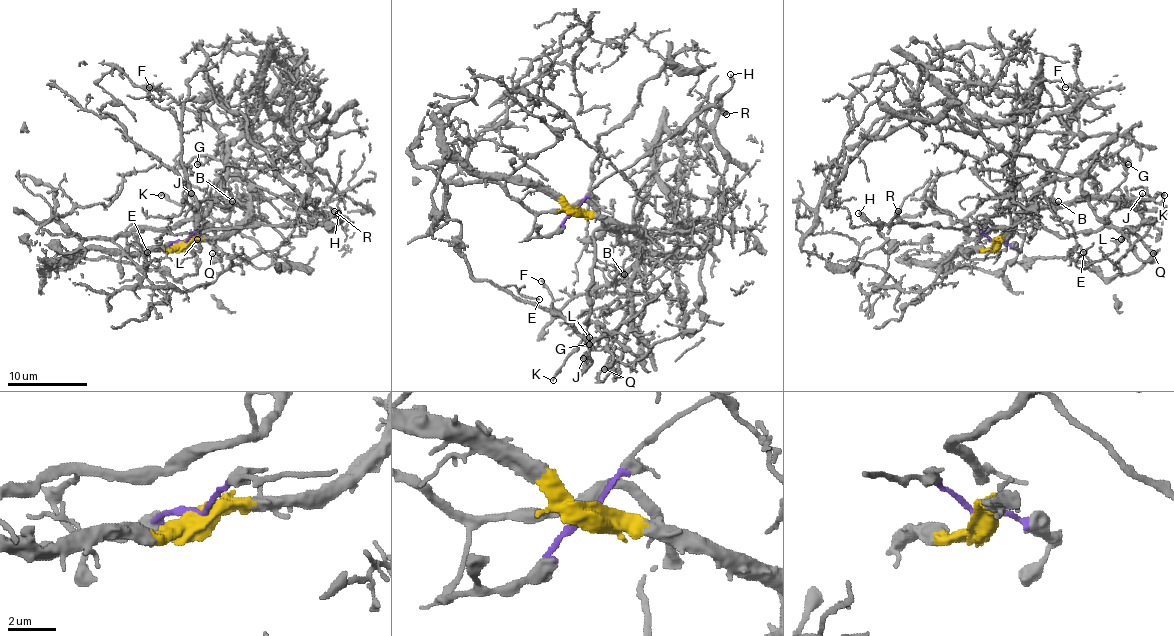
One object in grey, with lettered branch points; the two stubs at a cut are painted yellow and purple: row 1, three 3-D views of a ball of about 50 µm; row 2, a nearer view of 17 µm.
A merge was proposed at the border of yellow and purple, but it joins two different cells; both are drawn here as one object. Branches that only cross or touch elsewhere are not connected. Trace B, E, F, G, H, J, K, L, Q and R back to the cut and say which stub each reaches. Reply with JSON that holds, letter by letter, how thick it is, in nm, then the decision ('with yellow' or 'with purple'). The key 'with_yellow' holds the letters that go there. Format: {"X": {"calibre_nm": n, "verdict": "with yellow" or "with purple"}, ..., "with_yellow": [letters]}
{"B": {"calibre_nm": 110, "verdict": "with yellow"}, "E": {"calibre_nm": 100, "verdict": "with yellow"}, "F": {"calibre_nm": 200, "verdict": "with yellow"}, "G": {"calibre_nm": 80, "verdict": "with yellow"}, "H": {"calibre_nm": 400, "verdict": "with purple"}, "J": {"calibre_nm": 140, "verdict": "with yellow"}, "K": {"calibre_nm": 190, "verdict": "with purple"}, "L": {"calibre_nm": 100, "verdict": "with yellow"}, "Q": {"calibre_nm": 280, "verdict": "with purple"}, "R": {"calibre_nm": 400, "verdict": "with purple"}, "with_yellow": ["B", "E", "F", "G", "J", "L"]}

